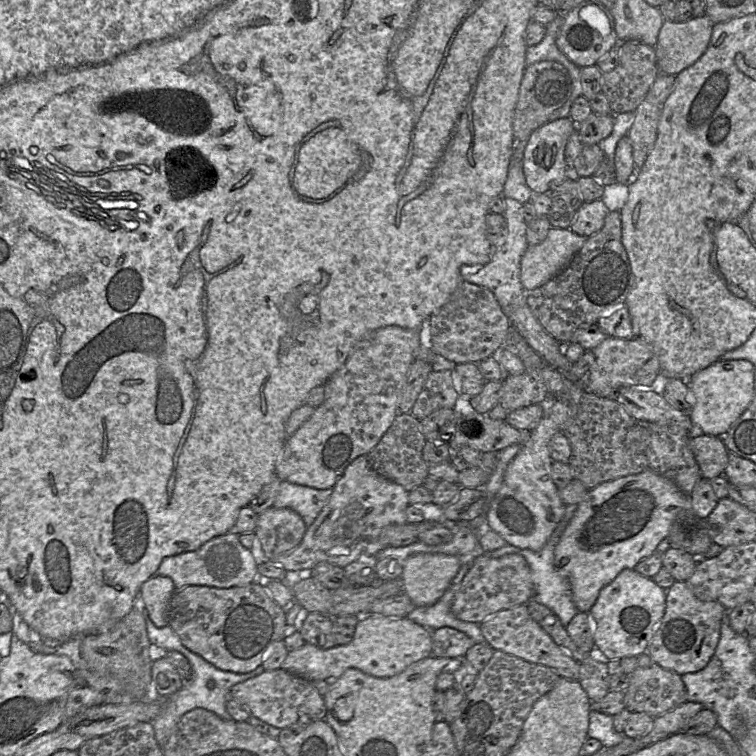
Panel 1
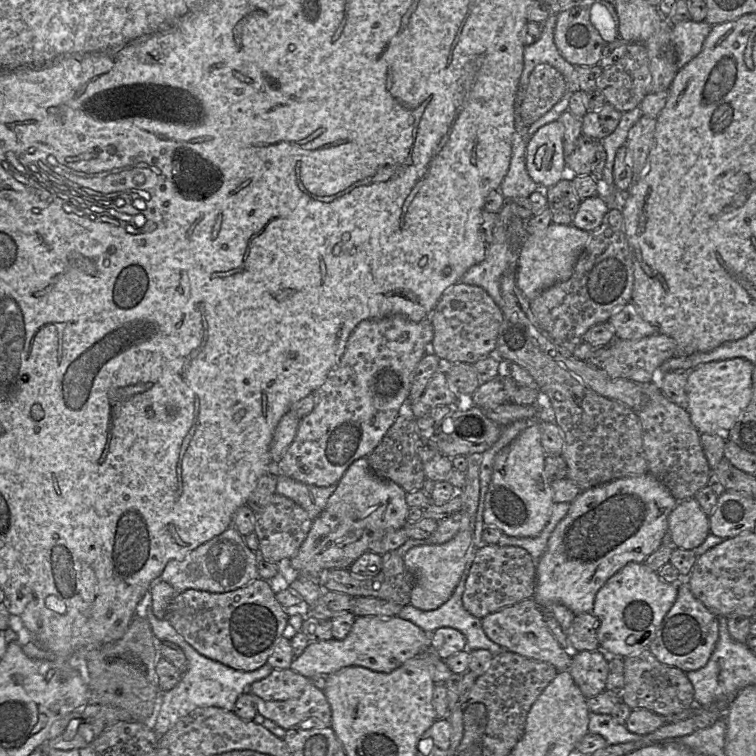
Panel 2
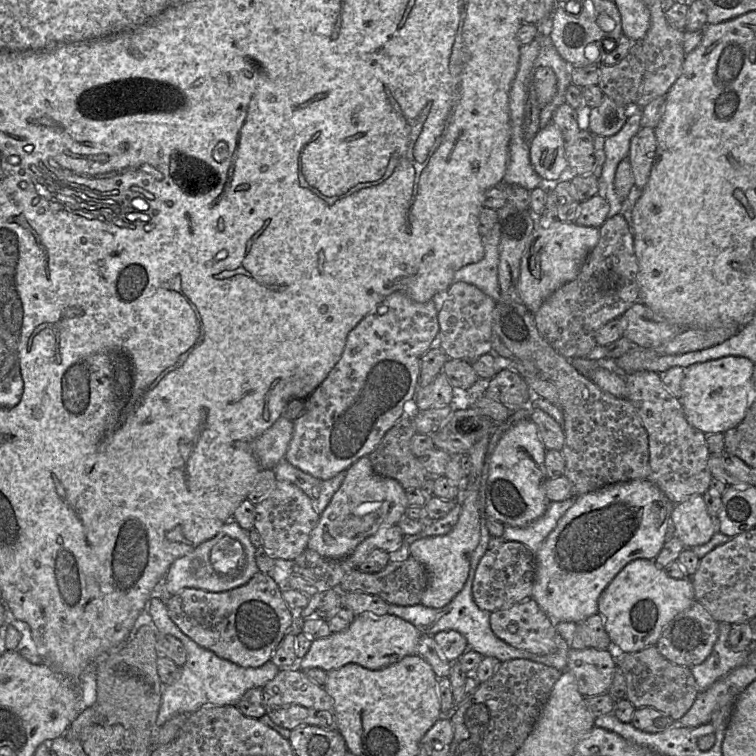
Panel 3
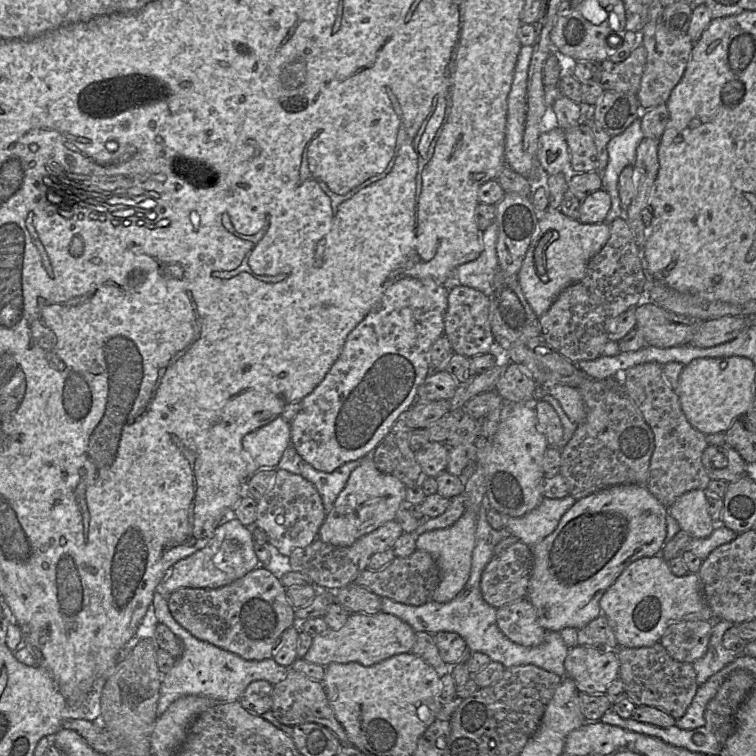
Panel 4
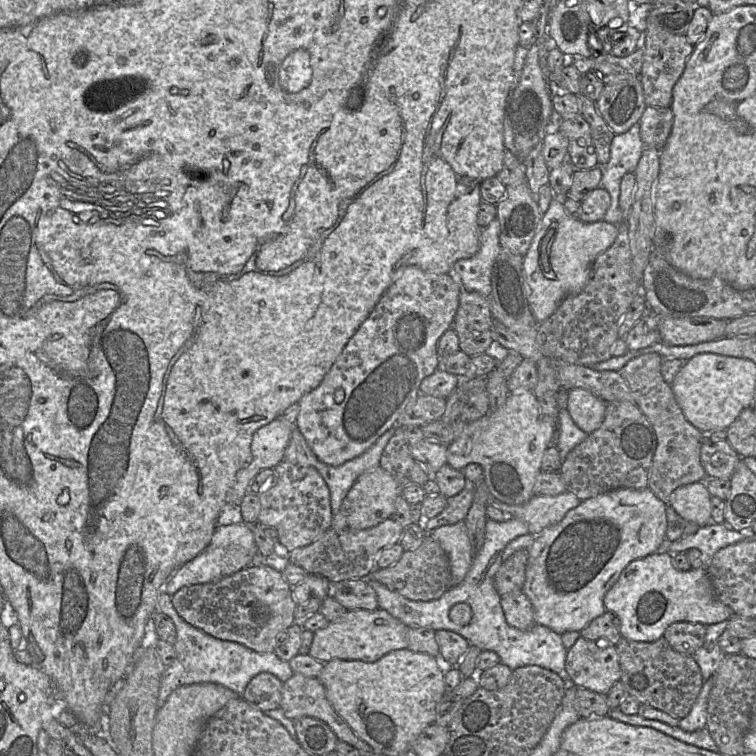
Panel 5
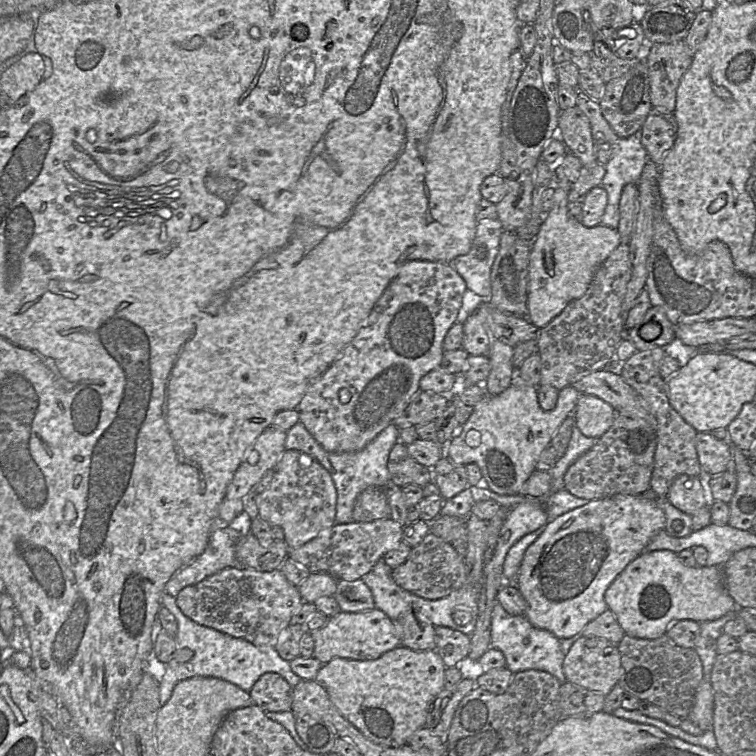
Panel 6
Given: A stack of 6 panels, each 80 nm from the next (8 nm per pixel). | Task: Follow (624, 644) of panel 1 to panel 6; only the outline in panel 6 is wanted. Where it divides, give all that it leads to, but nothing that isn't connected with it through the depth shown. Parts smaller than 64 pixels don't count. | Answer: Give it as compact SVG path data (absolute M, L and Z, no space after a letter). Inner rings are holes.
M670 550L643 552L631 561L609 585L604 600L626 635L645 639L664 635L675 621L713 621L737 609L726 590L722 566L687 567Z

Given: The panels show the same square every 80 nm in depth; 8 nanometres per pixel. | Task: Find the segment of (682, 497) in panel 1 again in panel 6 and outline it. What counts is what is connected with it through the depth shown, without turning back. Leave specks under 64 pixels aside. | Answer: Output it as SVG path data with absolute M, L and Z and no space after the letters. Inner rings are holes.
M615 494L588 501L553 521L548 521L544 531L527 548L517 575L517 587L527 602L524 616L534 626L553 633L559 639L581 633L585 625L607 608L604 594L609 585L625 567L643 553L643 550L662 529L666 516L660 501L640 495Z

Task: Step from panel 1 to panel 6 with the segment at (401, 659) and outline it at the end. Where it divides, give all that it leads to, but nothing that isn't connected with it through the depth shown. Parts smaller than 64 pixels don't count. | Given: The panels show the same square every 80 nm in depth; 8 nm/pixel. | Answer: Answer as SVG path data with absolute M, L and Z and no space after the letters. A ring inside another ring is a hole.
M376 607L355 613L341 611L329 617L323 627L310 632L314 639L313 657L322 664L326 664L336 657L353 660L375 660L385 652L401 645L394 621Z

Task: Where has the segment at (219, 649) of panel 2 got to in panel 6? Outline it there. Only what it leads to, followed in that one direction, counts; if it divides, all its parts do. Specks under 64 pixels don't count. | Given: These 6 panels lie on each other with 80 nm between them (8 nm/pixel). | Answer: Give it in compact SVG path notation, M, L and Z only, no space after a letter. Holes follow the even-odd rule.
M241 565L225 568L197 584L186 586L176 597L177 606L192 621L256 646L272 647L276 646L281 631L291 624L302 603L298 587L290 583L280 569L257 571Z

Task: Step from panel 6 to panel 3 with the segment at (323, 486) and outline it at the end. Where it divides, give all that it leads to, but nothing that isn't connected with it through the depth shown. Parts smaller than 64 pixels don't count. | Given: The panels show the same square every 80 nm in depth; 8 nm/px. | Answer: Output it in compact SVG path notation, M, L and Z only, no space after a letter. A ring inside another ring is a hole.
M277 481L267 497L255 505L254 529L261 537L262 547L273 559L294 560L307 549L311 531L319 518L310 498L300 488L289 482Z

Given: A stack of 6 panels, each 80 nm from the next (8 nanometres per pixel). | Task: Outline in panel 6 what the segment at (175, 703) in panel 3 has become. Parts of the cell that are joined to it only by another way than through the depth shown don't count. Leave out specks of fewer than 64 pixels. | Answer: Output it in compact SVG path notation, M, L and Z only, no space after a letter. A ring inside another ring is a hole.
M163 593L161 605L167 608L177 621L176 649L187 648L193 651L193 657L185 663L179 663L173 659L166 664L160 682L161 707L170 699L175 686L179 682L193 677L222 679L246 692L249 692L260 676L267 672L279 674L292 688L302 680L292 671L290 663L280 657L275 647L256 646L244 639L234 638L215 629L202 626L186 617L177 606L176 598L167 593Z

